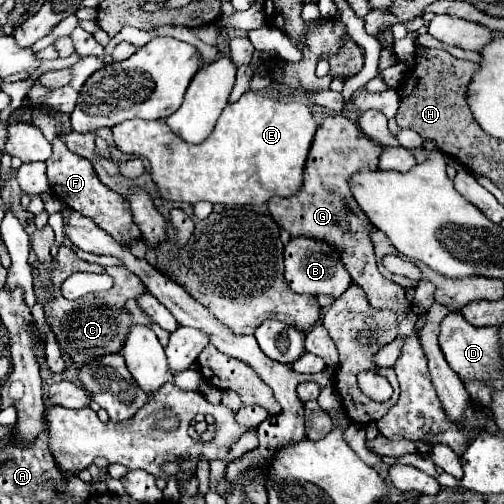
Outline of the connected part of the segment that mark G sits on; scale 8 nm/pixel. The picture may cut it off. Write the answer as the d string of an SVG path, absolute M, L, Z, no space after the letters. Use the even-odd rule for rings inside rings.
M344 114L326 116L318 128L324 128L324 130L318 130L314 136L314 142L306 160L302 190L290 198L270 198L268 200L270 214L280 228L290 232L292 238L308 236L308 238L318 238L318 240L326 240L334 244L342 252L342 260L352 280L360 288L364 288L370 304L374 308L382 308L382 310L388 308L394 312L402 312L410 306L406 298L406 290L378 272L376 260L374 260L374 248L368 236L372 224L366 218L366 214L360 210L360 206L356 204L352 192L348 190L348 178L356 170L378 168L382 144L366 138L360 132L360 128Z

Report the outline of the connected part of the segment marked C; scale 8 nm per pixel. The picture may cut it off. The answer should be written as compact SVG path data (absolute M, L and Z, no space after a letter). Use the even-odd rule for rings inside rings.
M60 246L58 256L52 260L52 266L56 266L52 270L52 298L50 304L42 304L44 306L44 318L50 324L60 348L64 354L70 356L70 360L74 362L76 368L98 360L106 354L120 354L122 350L122 342L126 340L126 330L130 330L130 322L132 318L122 312L126 306L126 300L130 298L138 298L142 296L142 292L146 292L146 286L142 286L142 280L132 274L130 270L126 270L124 266L120 268L104 268L100 264L90 264L80 260L68 246ZM74 272L94 272L94 274L110 274L114 278L114 286L108 292L100 292L100 294L88 294L80 300L68 302L60 296L60 286L62 282L74 274Z

